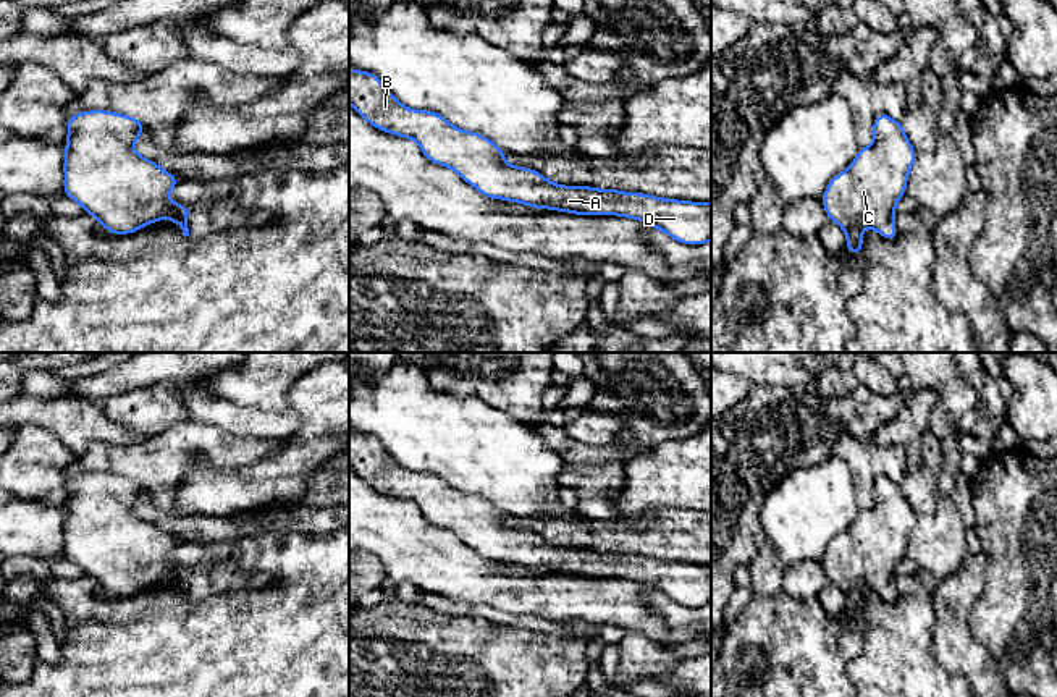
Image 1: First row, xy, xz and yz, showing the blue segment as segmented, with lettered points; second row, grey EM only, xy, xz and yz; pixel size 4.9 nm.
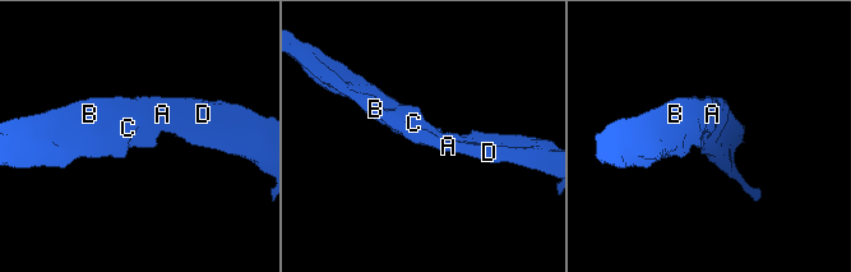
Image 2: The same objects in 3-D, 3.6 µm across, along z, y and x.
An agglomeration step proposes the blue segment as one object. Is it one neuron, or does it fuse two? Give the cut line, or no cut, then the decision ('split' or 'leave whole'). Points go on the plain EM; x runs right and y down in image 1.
cut none; leave whole

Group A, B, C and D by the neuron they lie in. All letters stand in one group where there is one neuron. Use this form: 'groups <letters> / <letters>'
groups A B C D

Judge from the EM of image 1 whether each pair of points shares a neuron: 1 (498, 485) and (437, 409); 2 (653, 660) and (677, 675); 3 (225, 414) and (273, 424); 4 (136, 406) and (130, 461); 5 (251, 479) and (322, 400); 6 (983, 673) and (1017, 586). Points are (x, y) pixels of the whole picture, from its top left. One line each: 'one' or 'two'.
1: one
2: two
3: one
4: two
5: one
6: two

